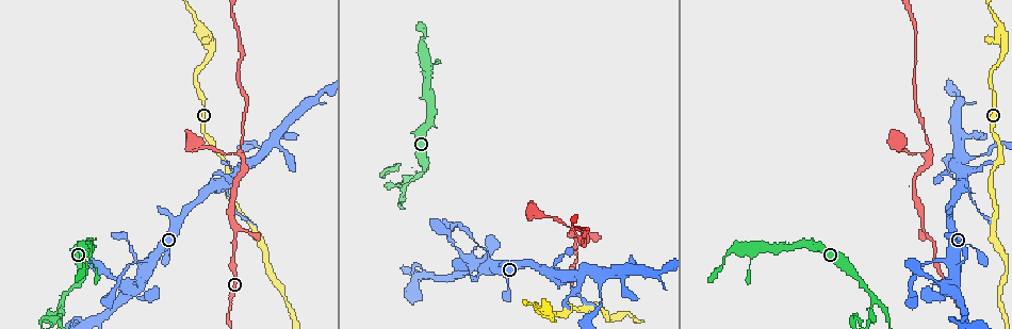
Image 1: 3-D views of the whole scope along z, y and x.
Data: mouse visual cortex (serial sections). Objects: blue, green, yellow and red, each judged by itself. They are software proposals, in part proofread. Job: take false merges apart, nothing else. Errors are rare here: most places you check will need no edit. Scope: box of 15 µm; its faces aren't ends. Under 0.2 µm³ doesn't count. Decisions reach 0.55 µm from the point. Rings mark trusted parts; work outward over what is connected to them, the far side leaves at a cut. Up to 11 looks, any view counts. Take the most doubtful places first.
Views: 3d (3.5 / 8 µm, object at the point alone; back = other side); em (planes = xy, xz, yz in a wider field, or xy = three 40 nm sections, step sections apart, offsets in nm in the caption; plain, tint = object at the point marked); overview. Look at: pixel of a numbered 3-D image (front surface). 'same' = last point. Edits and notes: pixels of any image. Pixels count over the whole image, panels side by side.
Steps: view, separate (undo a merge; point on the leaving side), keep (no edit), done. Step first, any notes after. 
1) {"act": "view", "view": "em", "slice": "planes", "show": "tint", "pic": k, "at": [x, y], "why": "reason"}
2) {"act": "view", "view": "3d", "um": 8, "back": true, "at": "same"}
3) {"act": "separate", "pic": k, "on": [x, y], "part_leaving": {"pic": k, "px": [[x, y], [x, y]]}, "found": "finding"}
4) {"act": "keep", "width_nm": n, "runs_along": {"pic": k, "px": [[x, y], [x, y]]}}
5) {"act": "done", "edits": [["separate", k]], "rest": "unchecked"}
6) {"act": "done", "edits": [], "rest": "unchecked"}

{"act": "view", "view": "3d", "um": 3.5, "pic": 1, "at": [552, 319], "why": "sharp bend"}

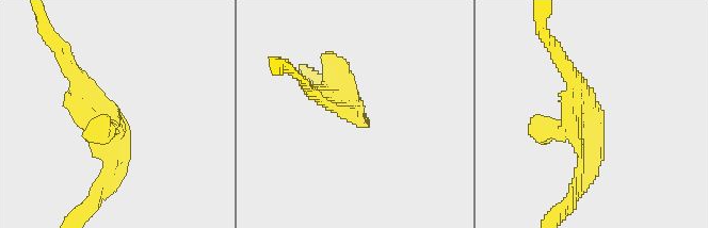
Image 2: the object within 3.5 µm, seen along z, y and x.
{"act": "view", "view": "em", "slice": "xy", "step": 2, "show": "tint", "pic": 2, "at": [117, 136], "why": "shape alone is not enough"}

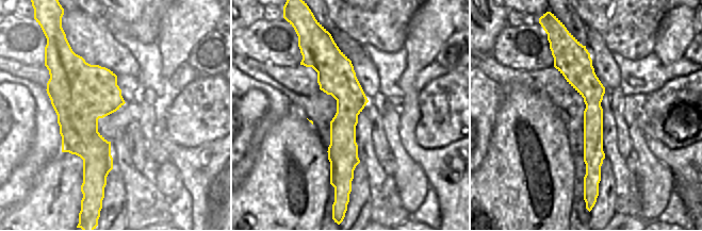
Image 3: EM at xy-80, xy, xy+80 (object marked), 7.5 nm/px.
{"act": "view", "view": "em", "slice": "planes", "show": "tint", "at": "same"}

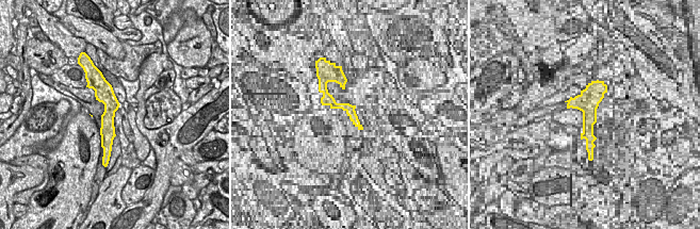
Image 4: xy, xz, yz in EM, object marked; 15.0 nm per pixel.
{"act": "keep", "runs_along": {"pic": 2, "px": [[95, 197], [118, 131], [69, 96]]}, "found": "continuous, no second cell"}

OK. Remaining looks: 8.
{"act": "view", "view": "3d", "um": 3.5, "pic": 1, "at": [402, 190], "why": "three arms meet"}

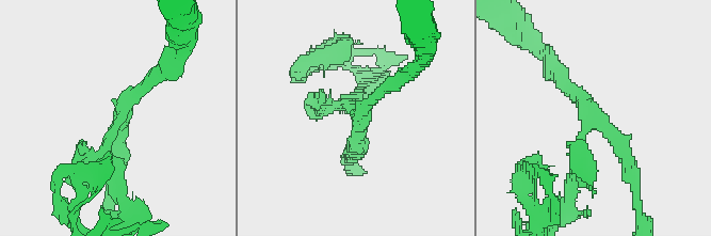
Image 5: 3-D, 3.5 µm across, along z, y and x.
{"act": "view", "view": "em", "slice": "xy", "step": 5, "show": "plain", "pic": 5, "at": [121, 119], "arms": 3, "arm_widths_nm": [150, 200, 250], "why": "shape alone is not enough"}

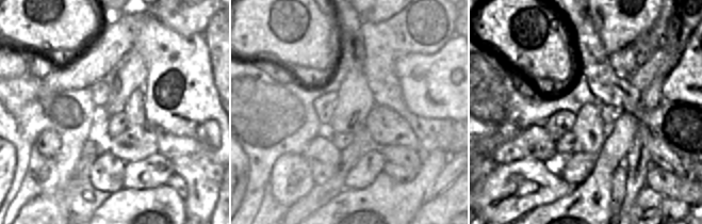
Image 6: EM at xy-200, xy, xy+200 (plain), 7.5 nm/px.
{"act": "view", "view": "em", "slice": "xy", "step": 5, "show": "tint", "at": "same", "why": "with the object marked"}

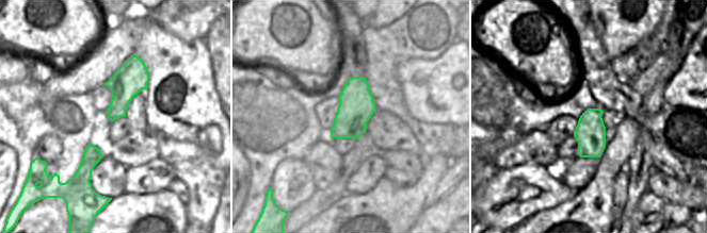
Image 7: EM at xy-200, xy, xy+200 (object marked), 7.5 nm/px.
{"act": "keep", "runs_along": {"pic": 5, "px": [[164, 67], [108, 137], [108, 179]]}, "found": "one cell here"}

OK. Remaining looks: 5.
{"act": "view", "view": "3d", "um": 8, "pic": 1, "at": [931, 160], "why": "a fork"}

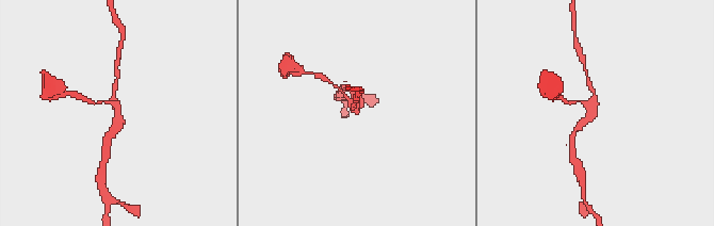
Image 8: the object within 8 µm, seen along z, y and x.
{"act": "view", "view": "3d", "um": 3.5, "pic": 8, "at": [356, 110]}

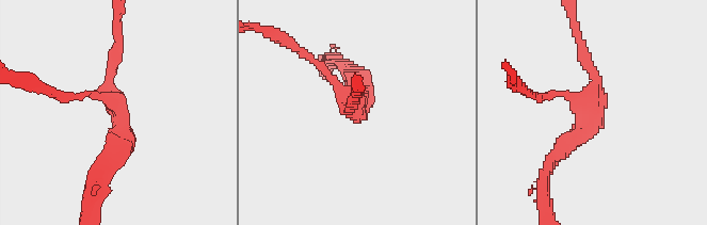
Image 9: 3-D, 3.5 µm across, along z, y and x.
{"act": "view", "view": "em", "slice": "xy", "step": 1, "show": "tint", "pic": 9, "at": [589, 111], "arms": 3, "arm_widths_nm": [100, 150, 250]}

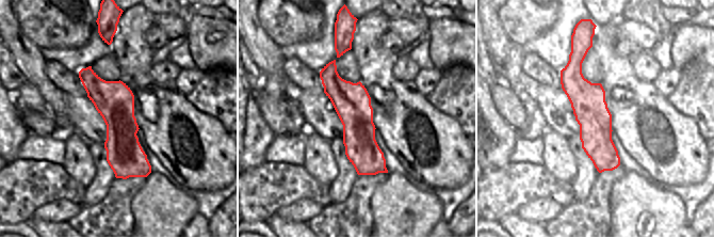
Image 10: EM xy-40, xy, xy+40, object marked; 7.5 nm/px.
{"act": "keep", "runs_along": {"pic": 9, "px": [[548, 163], [590, 111], [565, 94], [543, 97]]}, "found": "one cell here"}

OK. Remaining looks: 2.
{"act": "view", "view": "3d", "um": 3.5, "back": true, "pic": 1, "at": [143, 262], "why": "calibre changes"}

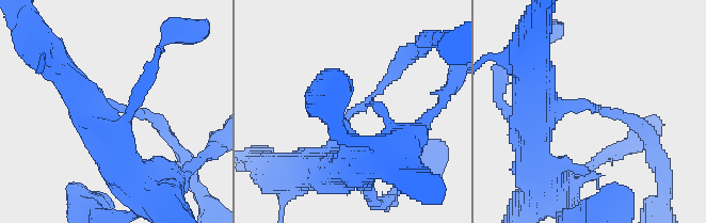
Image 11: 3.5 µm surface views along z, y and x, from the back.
{"act": "view", "view": "em", "slice": "xy", "step": 5, "show": "tint", "pic": 11, "at": [114, 105], "arm_widths_nm": [150, 350], "why": "shape alone is not enough"}

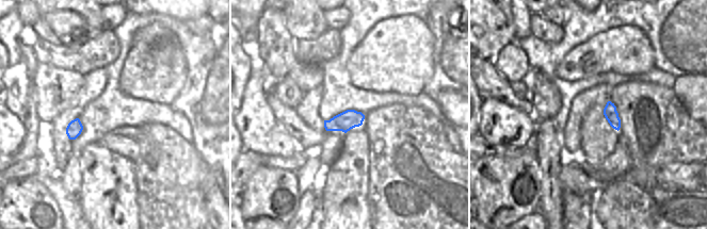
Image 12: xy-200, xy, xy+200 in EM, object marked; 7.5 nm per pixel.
{"act": "keep", "runs_along": {"pic": 11, "px": [[319, 168], [336, 150], [342, 121], [398, 66]]}, "found": "one cell here"}

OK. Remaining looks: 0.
{"act": "done", "edits": [], "rest": "unchecked"}

